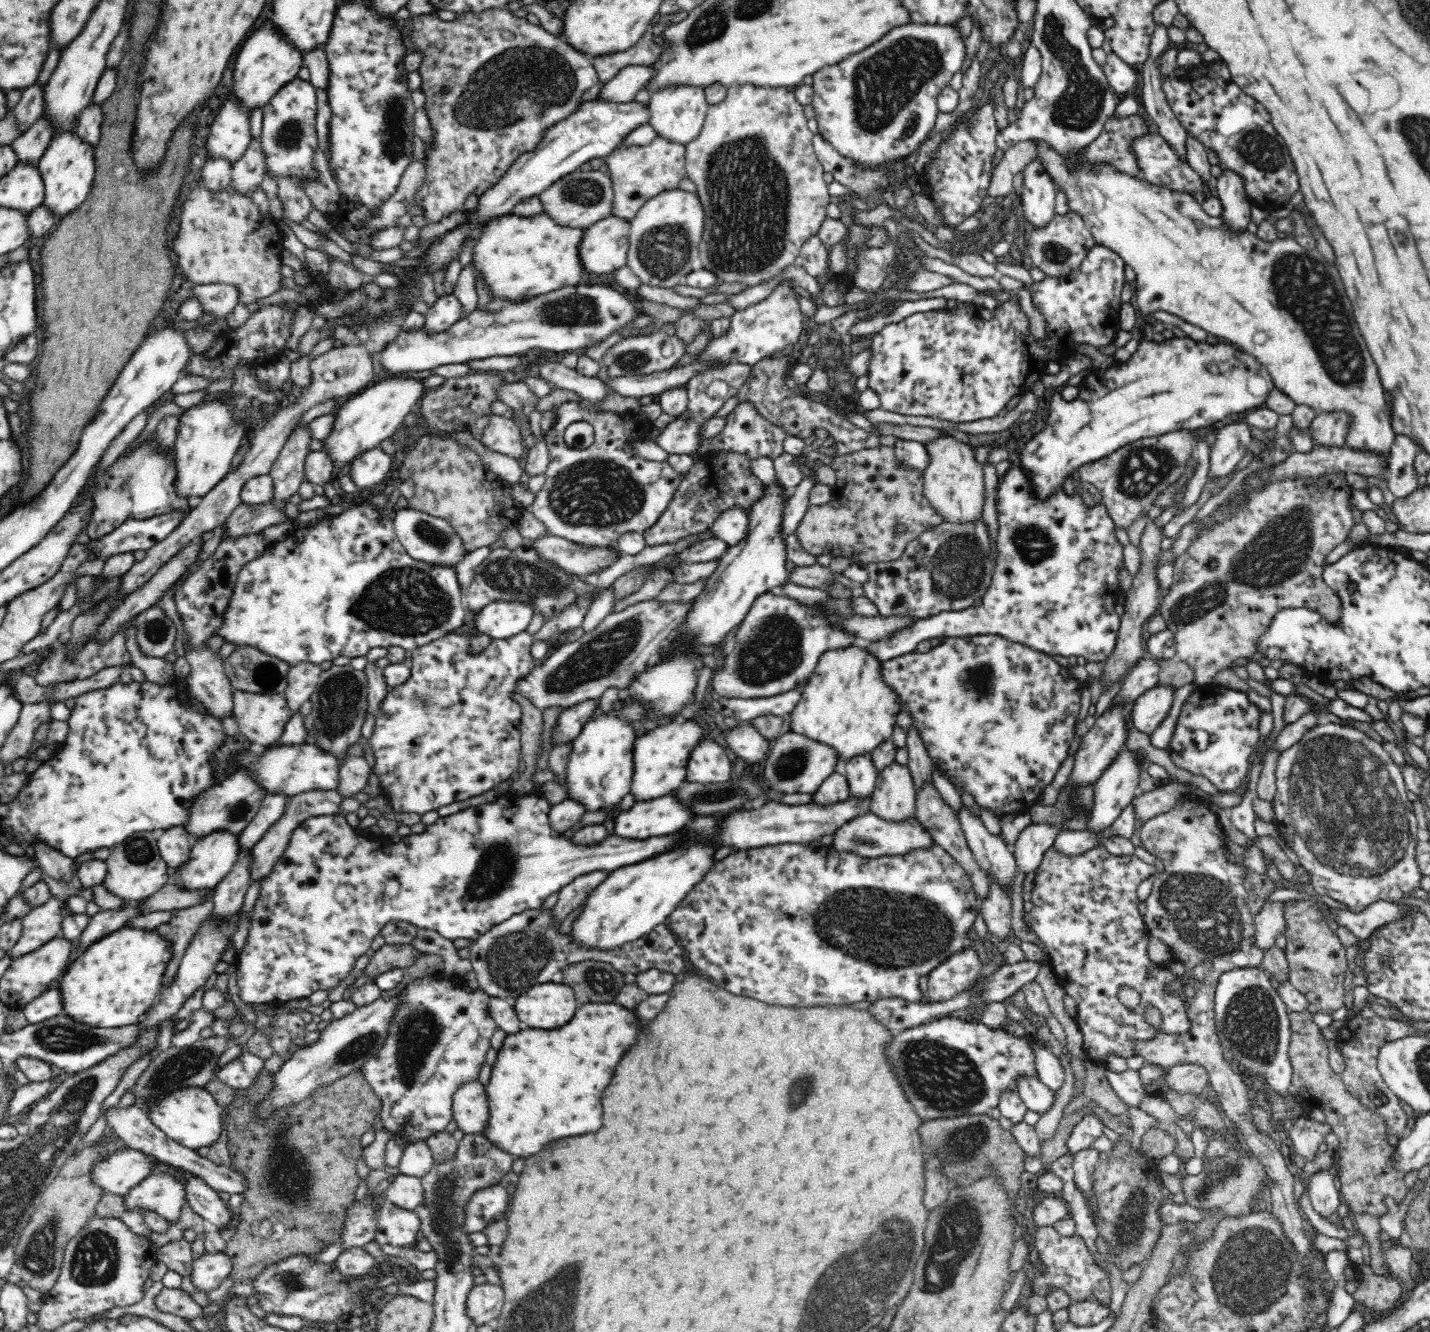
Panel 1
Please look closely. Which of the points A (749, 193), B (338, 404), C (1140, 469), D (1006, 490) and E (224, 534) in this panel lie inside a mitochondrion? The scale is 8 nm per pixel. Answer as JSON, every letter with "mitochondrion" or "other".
{"A":"mitochondrion","B":"other","C":"mitochondrion","D":"other","E":"other"}

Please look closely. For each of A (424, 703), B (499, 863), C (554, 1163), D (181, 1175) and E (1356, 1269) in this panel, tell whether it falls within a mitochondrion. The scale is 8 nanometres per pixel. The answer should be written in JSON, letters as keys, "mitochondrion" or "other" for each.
{"A":"mitochondrion","B":"mitochondrion","C":"mitochondrion","D":"other","E":"other"}

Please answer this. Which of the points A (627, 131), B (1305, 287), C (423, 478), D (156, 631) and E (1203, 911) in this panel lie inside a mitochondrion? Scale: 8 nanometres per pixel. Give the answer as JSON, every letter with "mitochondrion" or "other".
{"A":"other","B":"mitochondrion","C":"other","D":"mitochondrion","E":"mitochondrion"}

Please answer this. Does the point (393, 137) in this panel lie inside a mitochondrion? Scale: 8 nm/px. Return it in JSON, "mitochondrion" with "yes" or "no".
{"mitochondrion":"yes"}

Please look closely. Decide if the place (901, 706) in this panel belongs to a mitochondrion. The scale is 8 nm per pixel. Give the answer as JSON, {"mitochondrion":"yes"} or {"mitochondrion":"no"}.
{"mitochondrion":"no"}

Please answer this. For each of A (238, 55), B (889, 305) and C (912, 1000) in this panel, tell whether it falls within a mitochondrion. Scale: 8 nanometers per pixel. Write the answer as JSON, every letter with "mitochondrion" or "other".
{"A":"other","B":"other","C":"other"}

